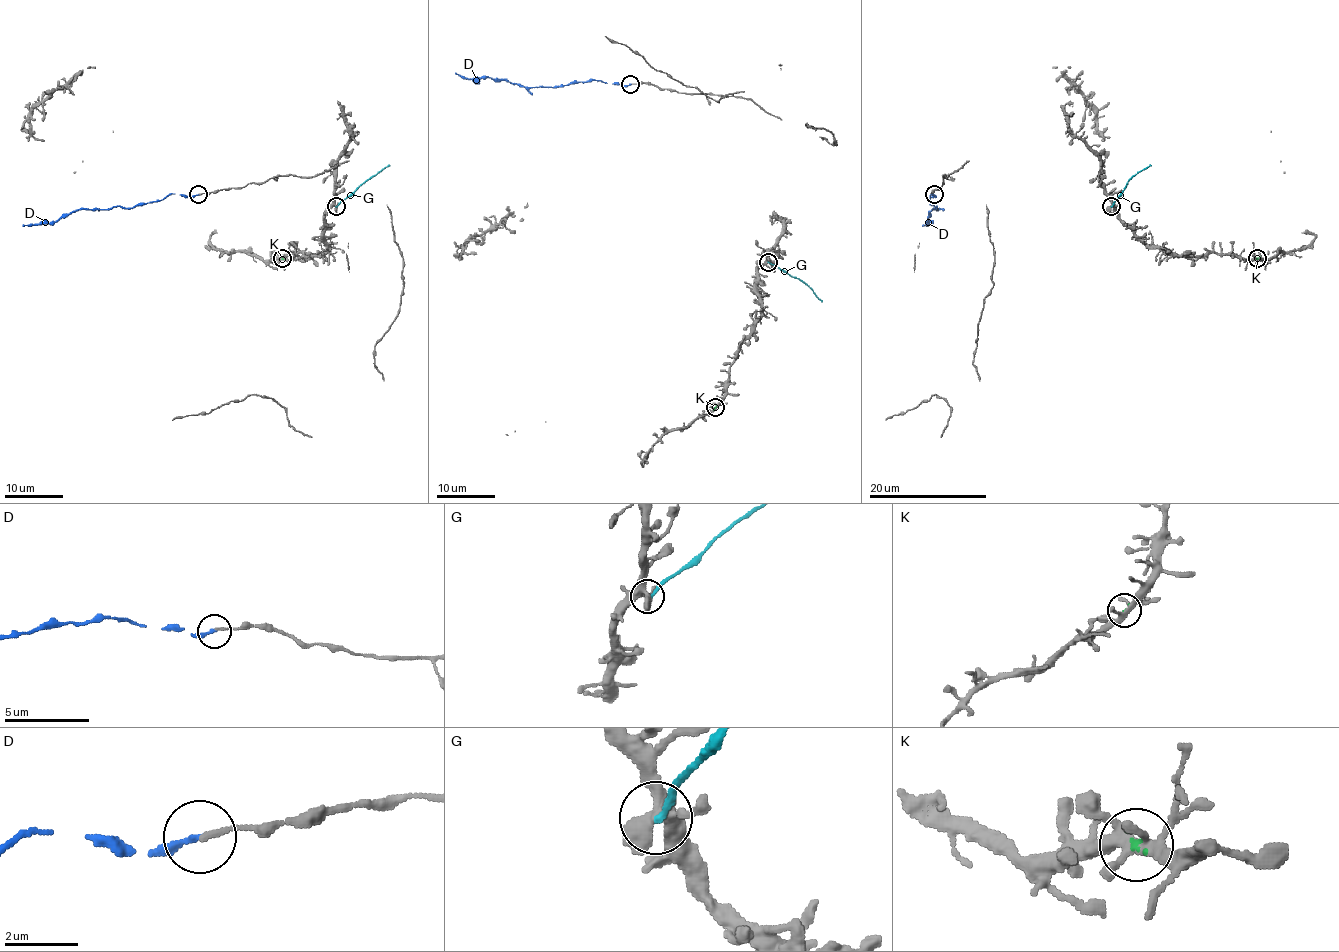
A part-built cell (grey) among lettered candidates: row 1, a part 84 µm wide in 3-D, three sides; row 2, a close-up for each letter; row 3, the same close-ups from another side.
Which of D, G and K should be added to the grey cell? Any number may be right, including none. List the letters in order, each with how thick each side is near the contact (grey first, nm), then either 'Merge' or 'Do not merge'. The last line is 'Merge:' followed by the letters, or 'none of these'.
D: Thickness 130 nm (grey) against 170 nm. Merge
G: Thickness 360 nm (grey) against 180 nm. Do not merge
K: Thickness 300 nm (grey) against 90 nm. Do not merge
Merge: D

